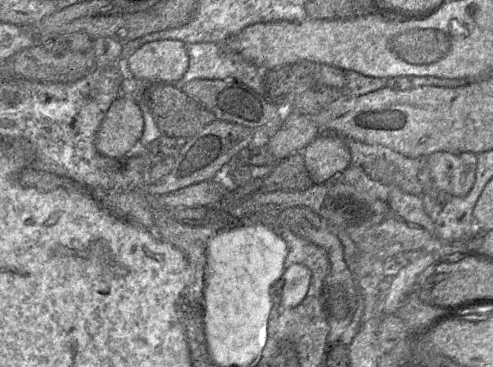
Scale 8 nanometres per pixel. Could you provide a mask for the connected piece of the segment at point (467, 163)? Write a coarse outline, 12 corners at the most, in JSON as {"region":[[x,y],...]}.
{"region":[[434,152],[427,167],[440,190],[464,197],[476,179],[477,155]]}

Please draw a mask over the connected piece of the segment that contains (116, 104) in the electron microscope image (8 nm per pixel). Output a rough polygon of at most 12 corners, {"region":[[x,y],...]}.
{"region":[[119,97],[95,138],[97,151],[126,159],[144,131],[134,100]]}

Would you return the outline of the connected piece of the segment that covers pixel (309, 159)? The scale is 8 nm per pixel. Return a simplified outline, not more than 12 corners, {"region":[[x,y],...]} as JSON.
{"region":[[320,133],[301,153],[315,184],[351,165],[345,138]]}

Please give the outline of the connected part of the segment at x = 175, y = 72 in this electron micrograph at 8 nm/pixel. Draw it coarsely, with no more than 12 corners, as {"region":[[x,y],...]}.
{"region":[[180,40],[127,57],[135,79],[172,84],[189,65]]}

